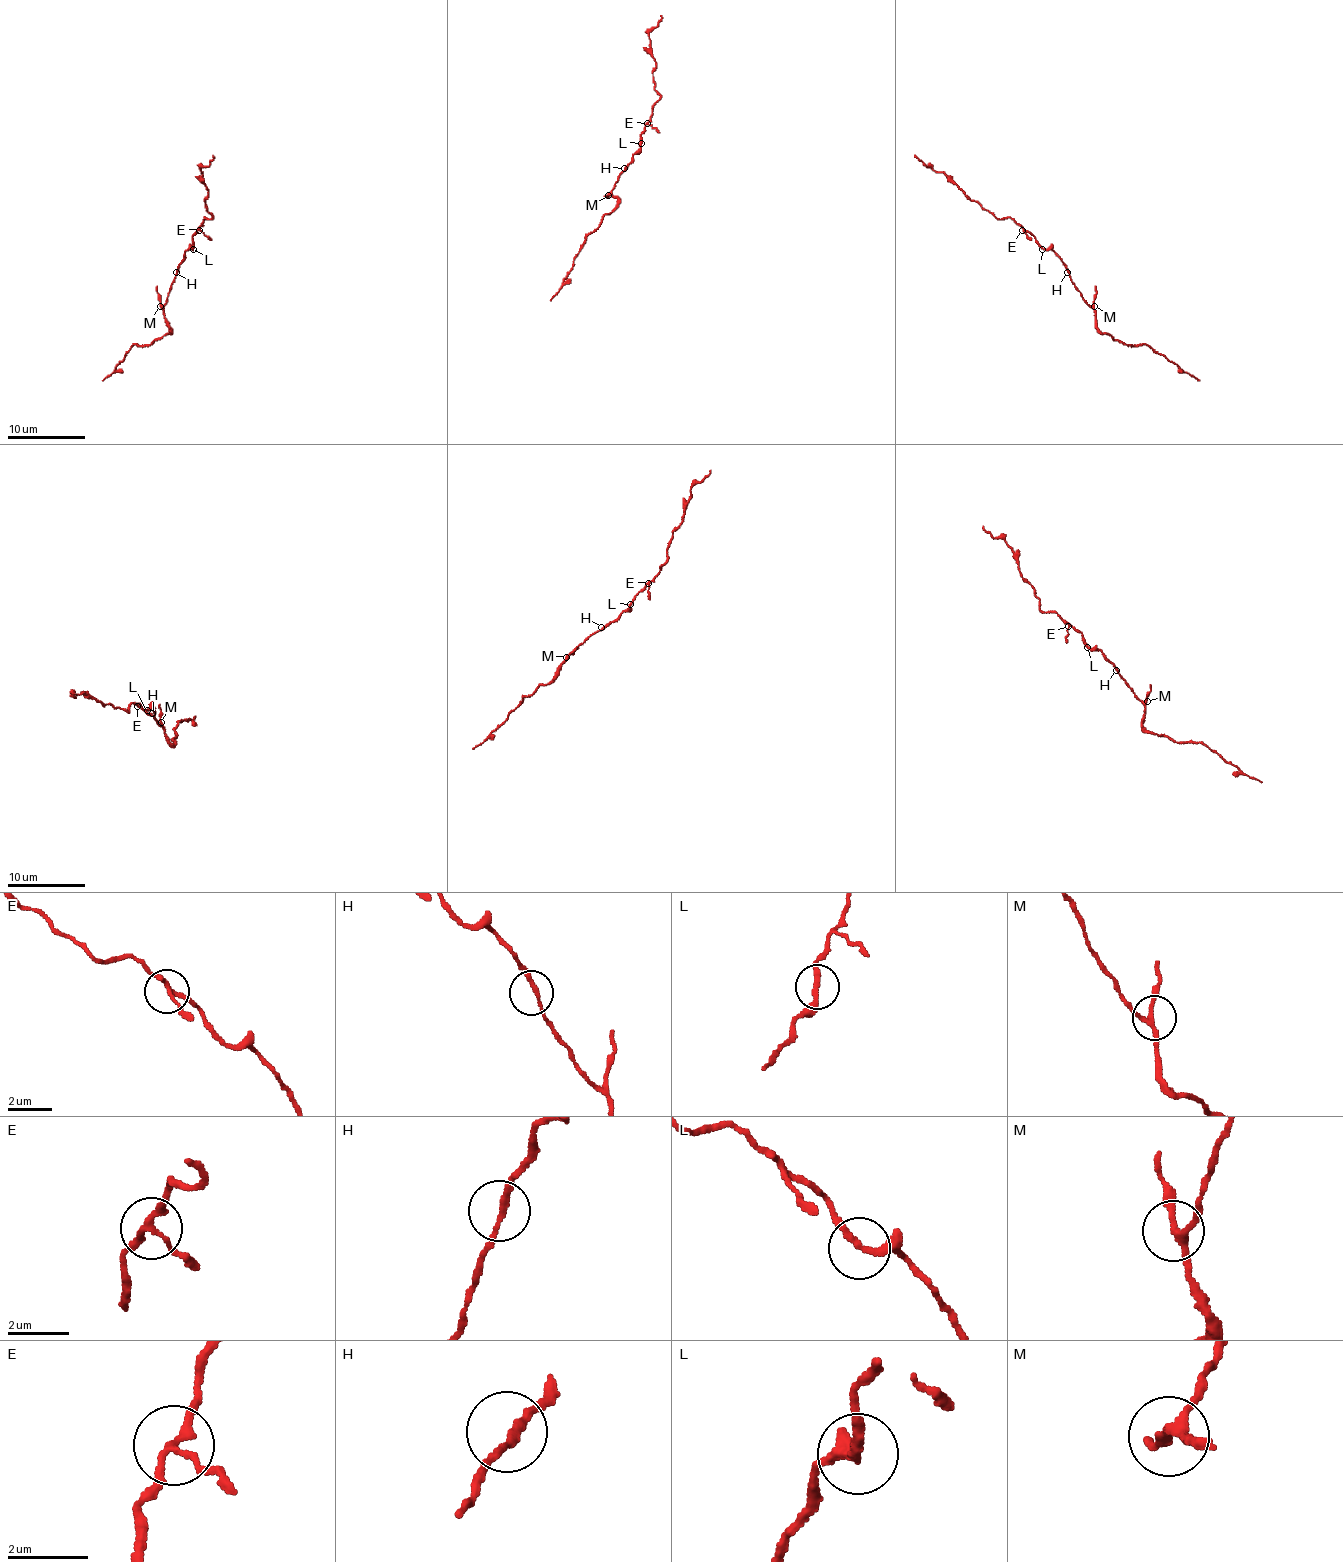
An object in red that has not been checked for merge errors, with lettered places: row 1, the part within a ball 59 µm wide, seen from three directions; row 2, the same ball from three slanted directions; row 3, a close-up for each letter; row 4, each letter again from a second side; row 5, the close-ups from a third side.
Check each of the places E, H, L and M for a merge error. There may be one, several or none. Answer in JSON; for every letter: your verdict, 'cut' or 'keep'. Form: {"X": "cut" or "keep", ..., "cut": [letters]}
{"E": "keep", "H": "keep", "L": "keep", "M": "keep", "cut": []}

